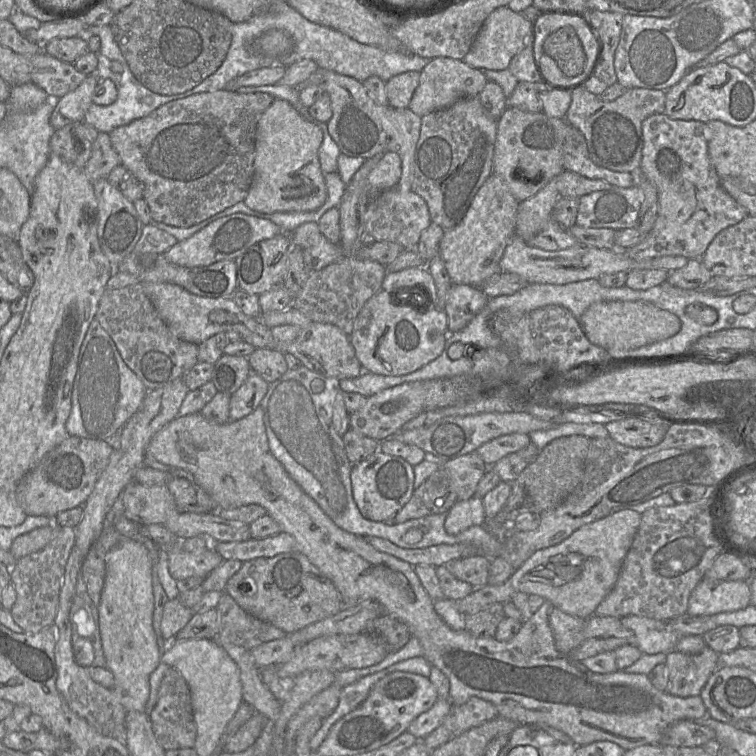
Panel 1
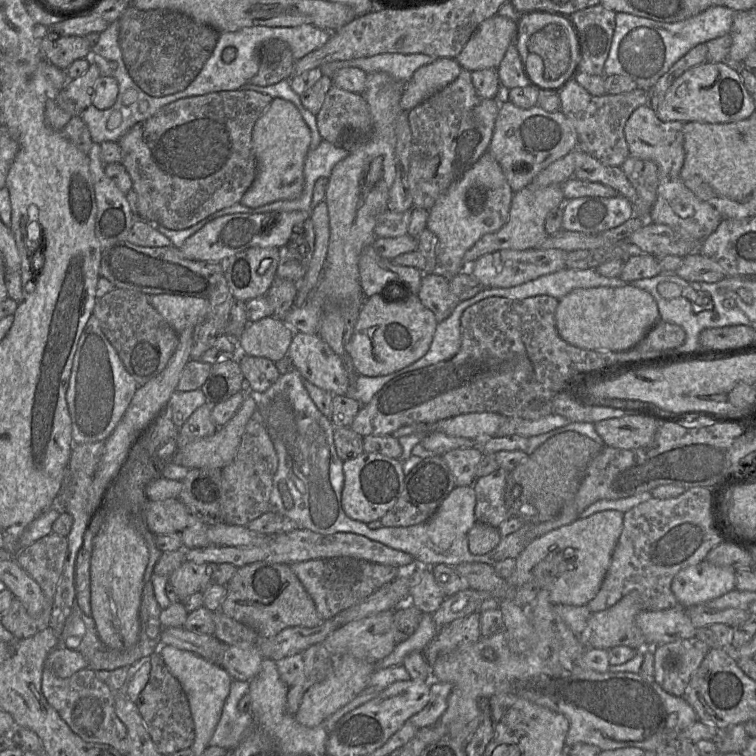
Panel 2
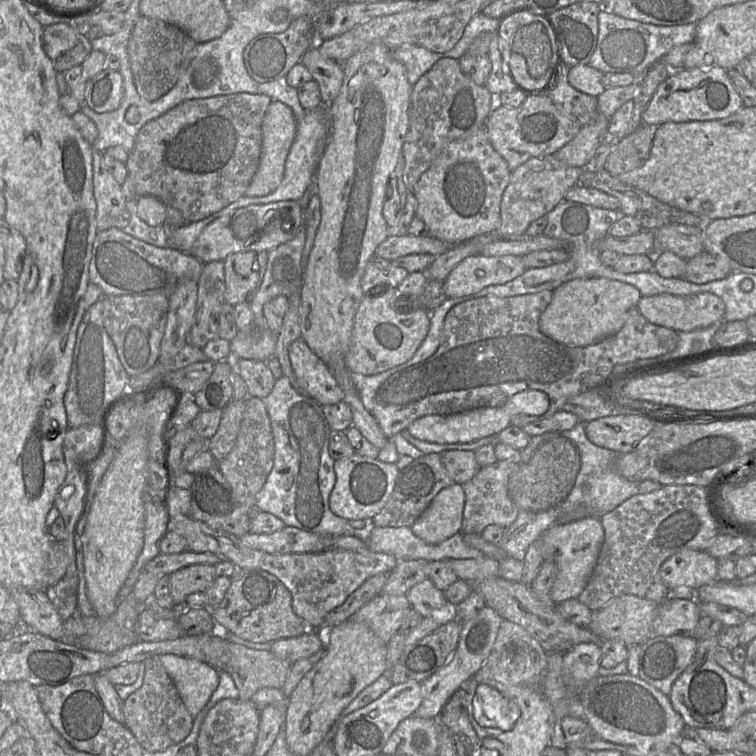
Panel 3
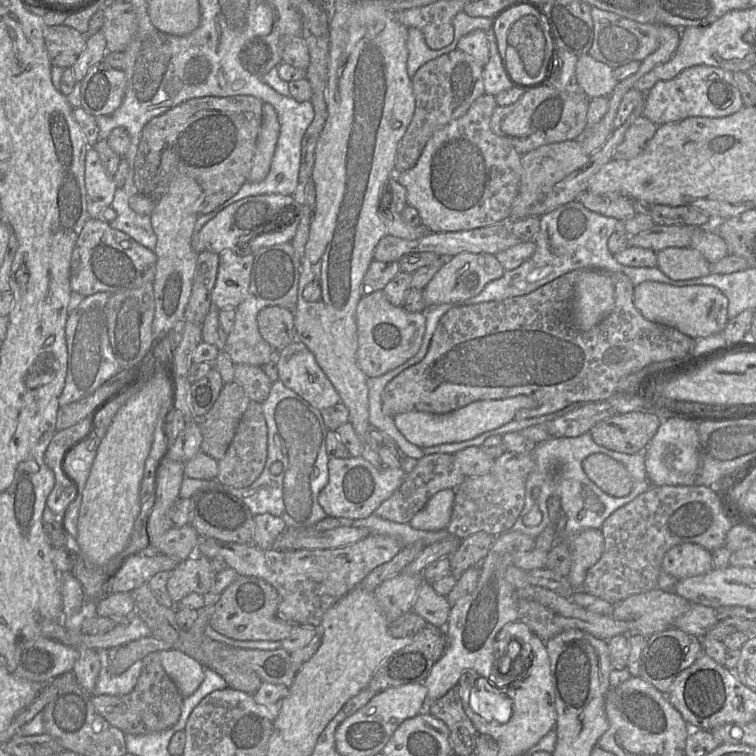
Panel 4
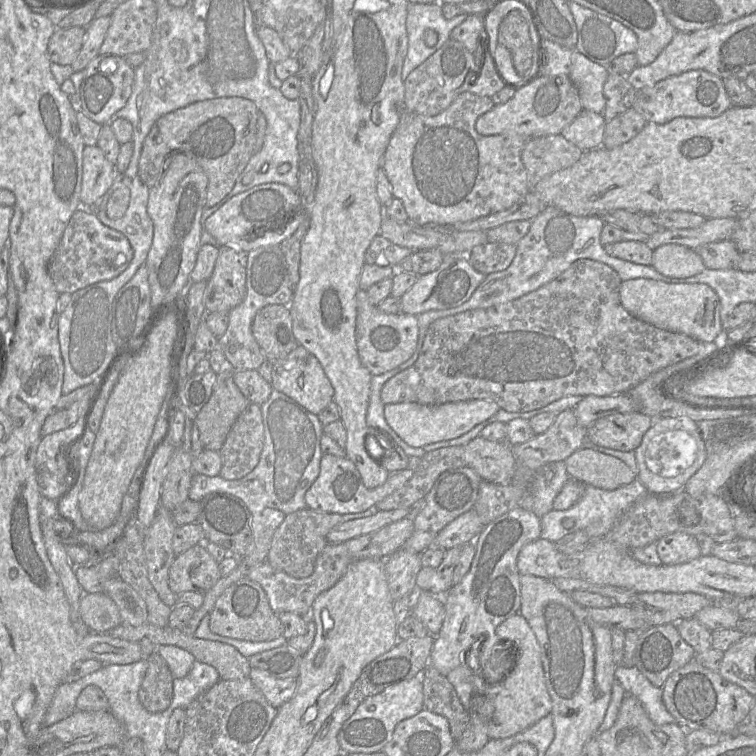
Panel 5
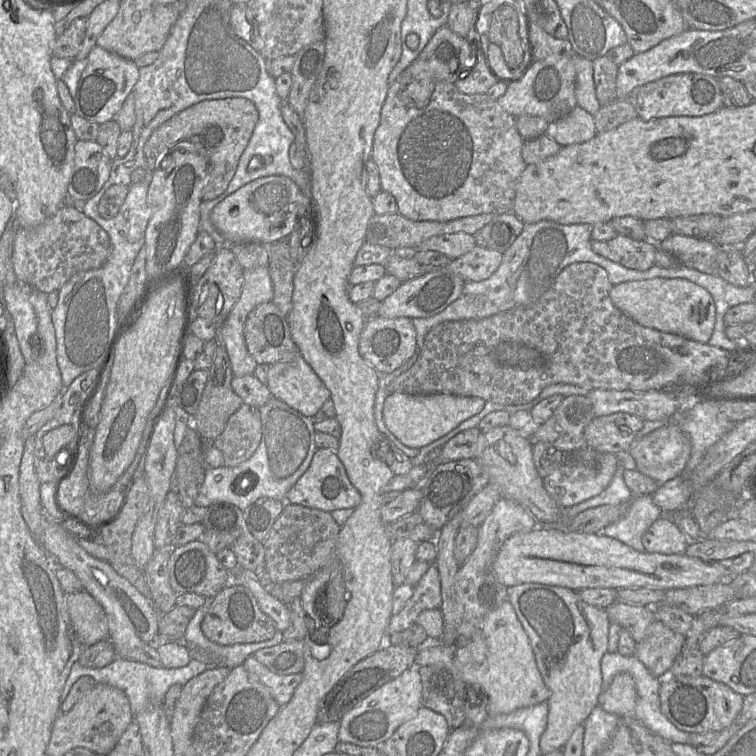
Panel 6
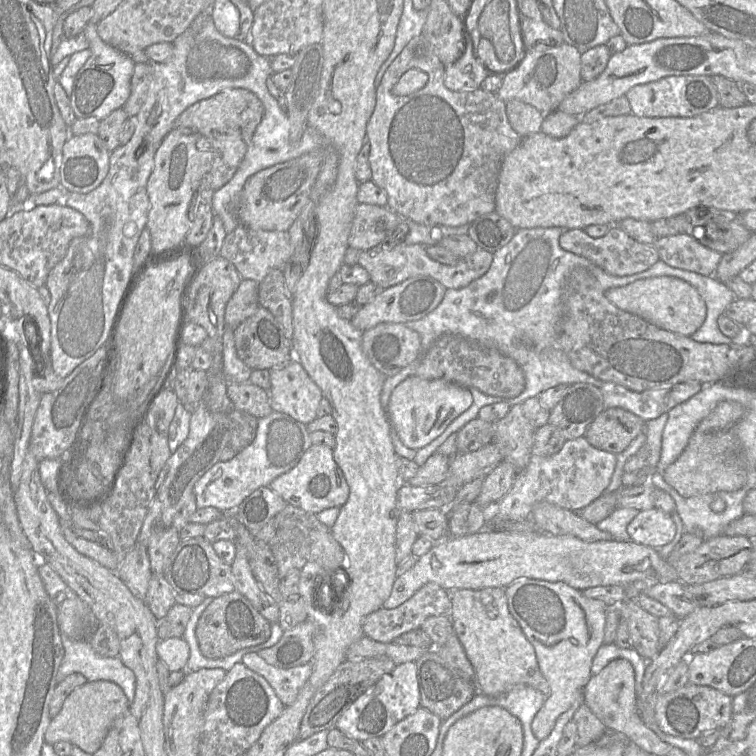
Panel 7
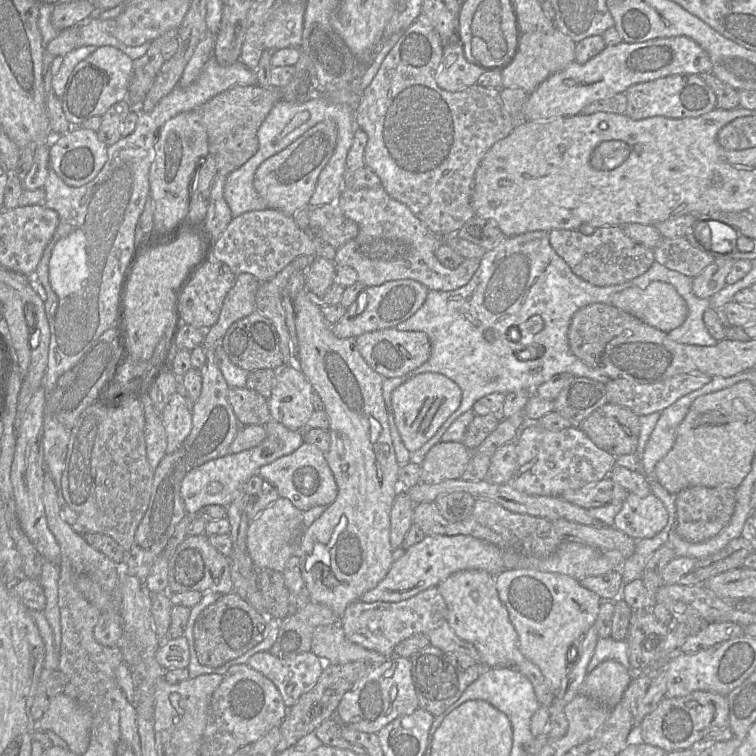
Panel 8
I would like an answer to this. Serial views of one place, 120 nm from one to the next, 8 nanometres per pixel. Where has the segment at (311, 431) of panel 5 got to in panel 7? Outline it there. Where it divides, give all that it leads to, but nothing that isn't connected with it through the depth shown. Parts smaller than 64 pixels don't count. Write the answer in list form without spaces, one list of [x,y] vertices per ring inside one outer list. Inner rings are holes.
[[[271,411],[258,419],[254,440],[235,457],[214,464],[194,485],[198,509],[215,507],[222,513],[232,513],[256,489],[269,486],[278,476],[294,468],[312,445],[306,425],[291,416]]]

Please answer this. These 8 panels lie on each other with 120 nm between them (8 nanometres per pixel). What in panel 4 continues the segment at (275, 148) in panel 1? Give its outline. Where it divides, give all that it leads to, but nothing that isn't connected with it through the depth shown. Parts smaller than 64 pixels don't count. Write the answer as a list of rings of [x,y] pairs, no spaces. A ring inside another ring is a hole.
[[[264,103],[256,149],[248,179],[249,182],[261,182],[267,177],[279,137],[279,131],[280,124],[275,108],[269,103]]]

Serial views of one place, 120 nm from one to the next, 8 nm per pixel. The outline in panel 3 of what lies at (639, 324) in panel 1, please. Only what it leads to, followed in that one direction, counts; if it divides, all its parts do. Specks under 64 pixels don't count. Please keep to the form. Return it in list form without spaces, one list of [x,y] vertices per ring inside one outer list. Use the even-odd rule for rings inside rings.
[[[601,277],[570,280],[553,291],[552,300],[540,316],[539,327],[546,336],[561,344],[589,346],[617,333],[641,297],[636,287],[616,280]]]

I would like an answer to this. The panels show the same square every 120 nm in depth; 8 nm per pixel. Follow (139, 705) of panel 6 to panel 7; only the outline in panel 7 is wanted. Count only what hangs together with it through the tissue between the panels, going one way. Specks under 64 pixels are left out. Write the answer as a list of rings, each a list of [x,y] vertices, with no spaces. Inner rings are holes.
[[[63,633],[62,642],[65,653],[57,674],[58,683],[73,673],[83,675],[87,682],[110,681],[123,690],[132,704],[136,689],[135,675],[119,656],[102,657],[93,650],[89,641],[72,640]]]

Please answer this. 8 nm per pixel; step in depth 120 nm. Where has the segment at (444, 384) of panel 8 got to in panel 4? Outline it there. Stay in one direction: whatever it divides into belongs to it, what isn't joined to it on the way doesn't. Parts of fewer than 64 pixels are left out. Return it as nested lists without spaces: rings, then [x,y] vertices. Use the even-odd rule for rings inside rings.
[[[518,395],[501,400],[476,401],[445,414],[422,411],[400,413],[393,417],[393,421],[397,429],[410,443],[420,448],[425,448],[444,443],[458,443],[471,440],[487,431],[511,422],[519,410],[536,407],[537,402],[535,399],[525,395]]]

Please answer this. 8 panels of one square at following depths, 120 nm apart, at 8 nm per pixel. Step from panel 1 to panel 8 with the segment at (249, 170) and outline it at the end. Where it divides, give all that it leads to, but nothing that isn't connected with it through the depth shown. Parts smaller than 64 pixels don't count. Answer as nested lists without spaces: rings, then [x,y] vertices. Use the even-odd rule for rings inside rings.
[[[258,84],[235,86],[192,110],[208,134],[209,153],[216,160],[217,173],[228,176],[258,150],[257,131],[273,106],[281,100],[278,88]]]

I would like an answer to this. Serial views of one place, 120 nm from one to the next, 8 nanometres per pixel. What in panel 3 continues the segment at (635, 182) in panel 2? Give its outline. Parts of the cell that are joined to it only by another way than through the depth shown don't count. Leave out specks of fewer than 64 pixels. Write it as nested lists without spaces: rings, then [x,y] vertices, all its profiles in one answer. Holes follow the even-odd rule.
[[[640,124],[617,143],[608,156],[605,169],[615,177],[641,167],[648,159],[655,128]]]

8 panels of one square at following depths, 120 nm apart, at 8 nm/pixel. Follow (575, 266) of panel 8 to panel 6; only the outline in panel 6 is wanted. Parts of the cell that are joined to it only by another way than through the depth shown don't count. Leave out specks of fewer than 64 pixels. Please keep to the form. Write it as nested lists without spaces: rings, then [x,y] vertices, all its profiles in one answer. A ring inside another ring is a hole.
[[[617,234],[609,240],[591,240],[591,249],[628,269],[646,271],[655,265],[657,244],[649,239],[633,240]]]

